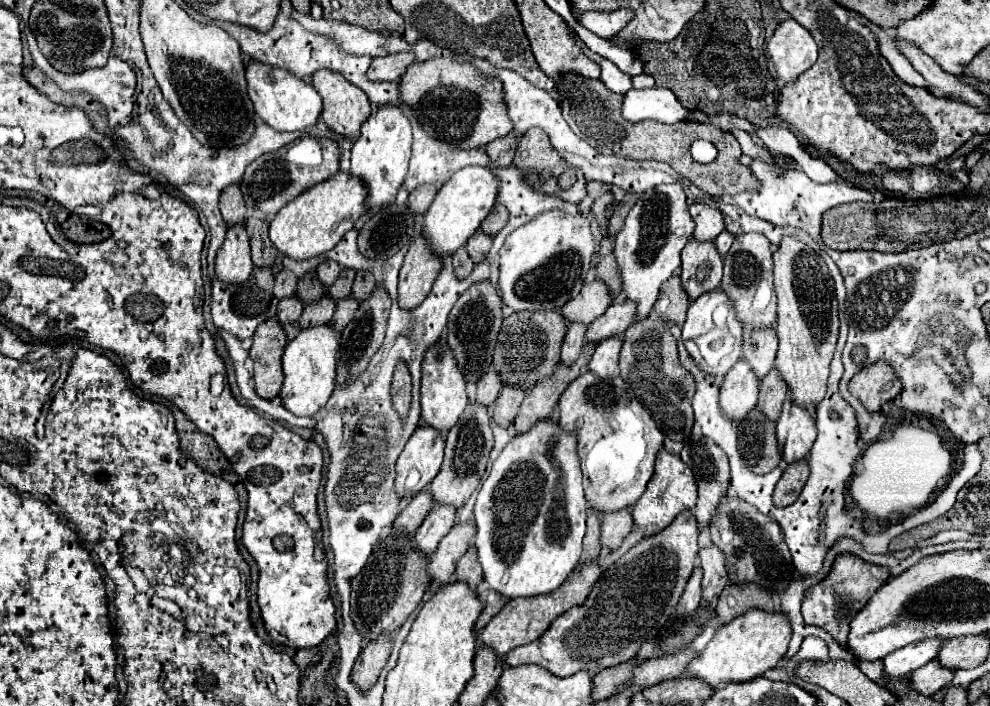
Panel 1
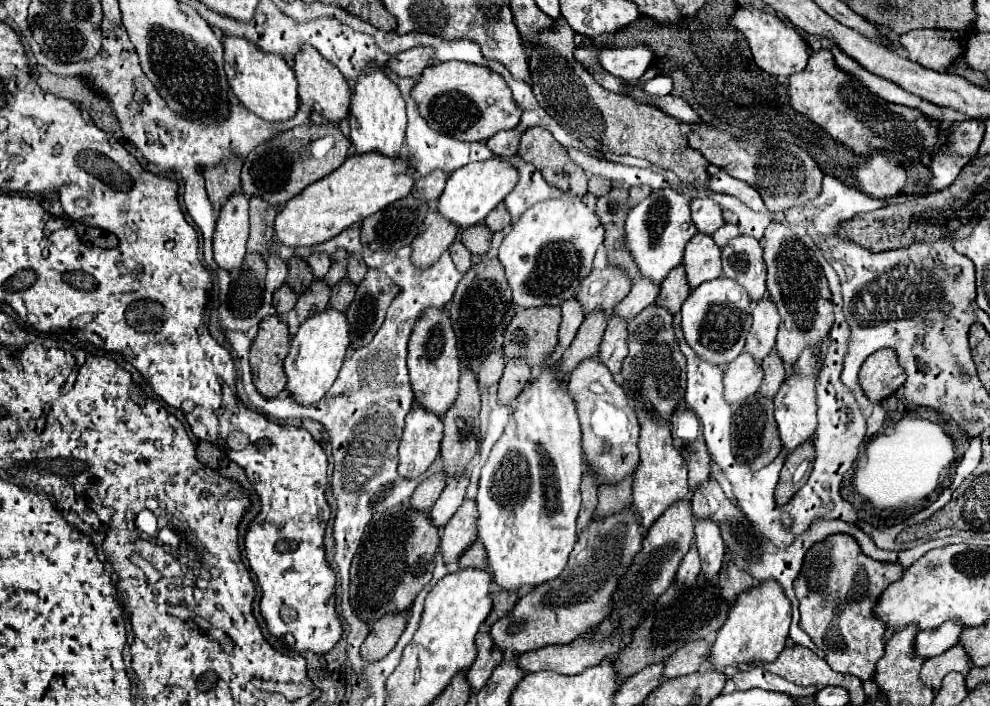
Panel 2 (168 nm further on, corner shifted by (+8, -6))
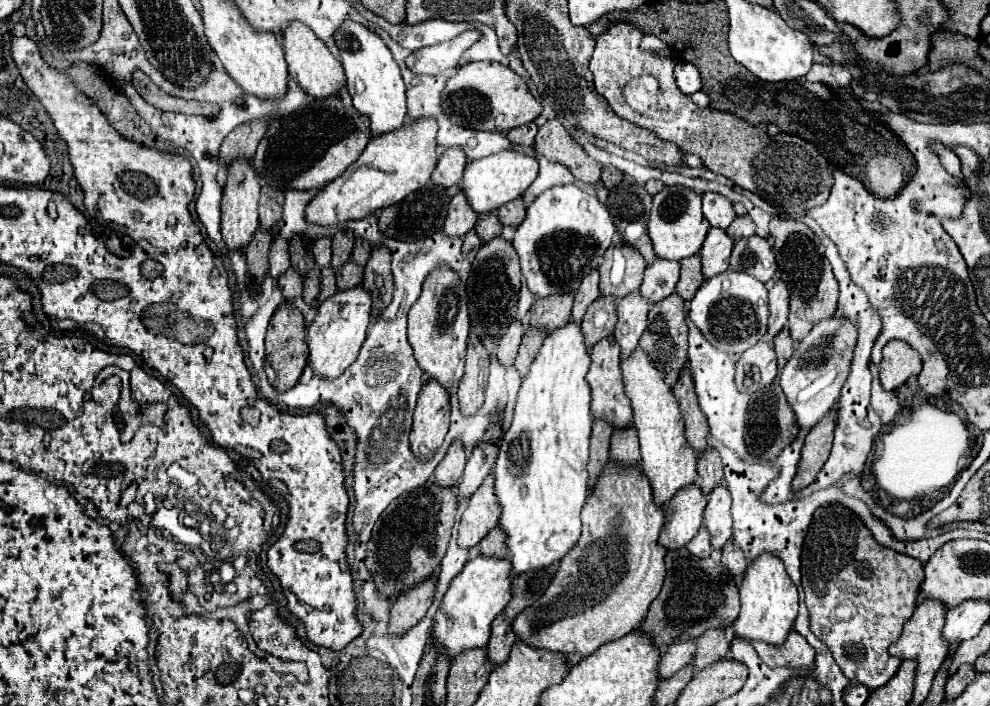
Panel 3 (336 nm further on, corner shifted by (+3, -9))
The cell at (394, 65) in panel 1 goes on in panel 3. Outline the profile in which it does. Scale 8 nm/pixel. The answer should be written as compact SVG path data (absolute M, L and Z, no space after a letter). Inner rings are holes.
M467 29L451 41L443 41L425 49L417 49L407 57L407 65L413 73L441 75L459 67L461 55L483 37L477 29Z

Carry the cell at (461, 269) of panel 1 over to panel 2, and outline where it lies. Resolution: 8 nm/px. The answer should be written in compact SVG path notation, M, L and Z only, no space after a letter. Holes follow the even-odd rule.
M454 242L450 246L450 258L452 258L456 270L462 274L466 274L472 266L472 254L468 254L468 250L464 250L464 246L460 242Z

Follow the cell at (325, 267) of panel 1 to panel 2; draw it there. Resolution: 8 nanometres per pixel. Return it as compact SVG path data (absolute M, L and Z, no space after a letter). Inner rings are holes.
M324 252L322 254L312 254L308 258L308 264L310 264L310 268L312 268L312 272L314 272L316 278L324 278L326 272L328 272L328 268L330 268L330 256L324 254Z

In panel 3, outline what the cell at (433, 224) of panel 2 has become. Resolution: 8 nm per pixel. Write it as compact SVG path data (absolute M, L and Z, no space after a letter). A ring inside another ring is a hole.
M459 191L451 203L449 203L449 211L447 211L447 219L443 225L443 231L449 233L451 237L463 237L467 231L471 231L477 223L479 215L471 209L471 205L465 199L465 193Z

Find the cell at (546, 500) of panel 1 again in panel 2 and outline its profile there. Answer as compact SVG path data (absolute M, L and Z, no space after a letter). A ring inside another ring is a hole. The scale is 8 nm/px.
M552 360L546 362L546 366L536 374L534 380L528 382L528 386L516 398L516 410L482 468L476 496L476 536L484 544L488 554L488 574L498 588L508 592L524 592L524 588L528 586L536 588L558 578L578 538L576 518L580 510L580 482L584 474L580 424L566 382L558 382L548 366L552 366Z

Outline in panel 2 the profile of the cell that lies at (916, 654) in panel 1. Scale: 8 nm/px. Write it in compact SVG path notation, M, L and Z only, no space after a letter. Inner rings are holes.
M946 622L944 626L936 628L936 630L926 630L916 634L914 640L914 654L920 656L922 660L934 658L942 652L946 652L948 648L956 646L958 636L960 636L960 626L956 626L956 622Z

